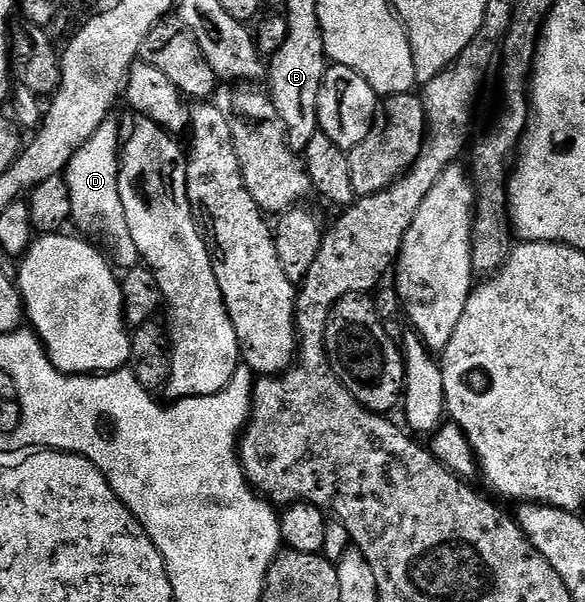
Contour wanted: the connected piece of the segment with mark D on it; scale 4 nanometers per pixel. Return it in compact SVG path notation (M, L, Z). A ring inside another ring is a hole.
M110 119L103 122L99 131L95 131L95 135L91 135L91 139L87 139L87 143L79 147L79 151L75 151L69 168L65 170L63 176L71 191L72 224L74 226L77 224L82 229L78 230L85 235L93 235L89 233L104 230L117 248L116 264L122 270L127 270L133 269L141 261L141 256L139 247L135 247L131 231L127 227L123 199L119 195L123 133L117 130L115 121Z

